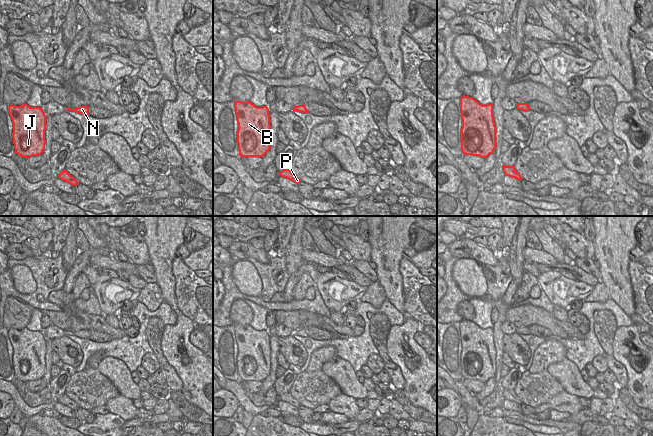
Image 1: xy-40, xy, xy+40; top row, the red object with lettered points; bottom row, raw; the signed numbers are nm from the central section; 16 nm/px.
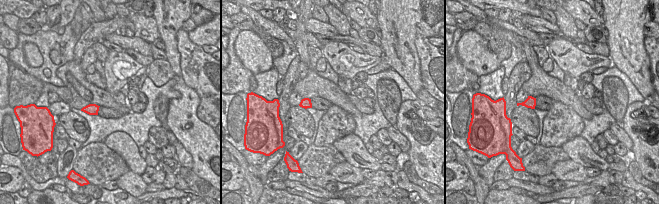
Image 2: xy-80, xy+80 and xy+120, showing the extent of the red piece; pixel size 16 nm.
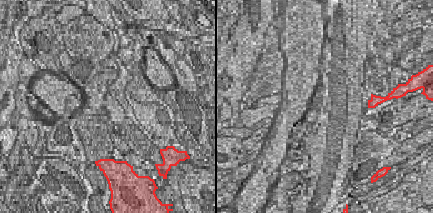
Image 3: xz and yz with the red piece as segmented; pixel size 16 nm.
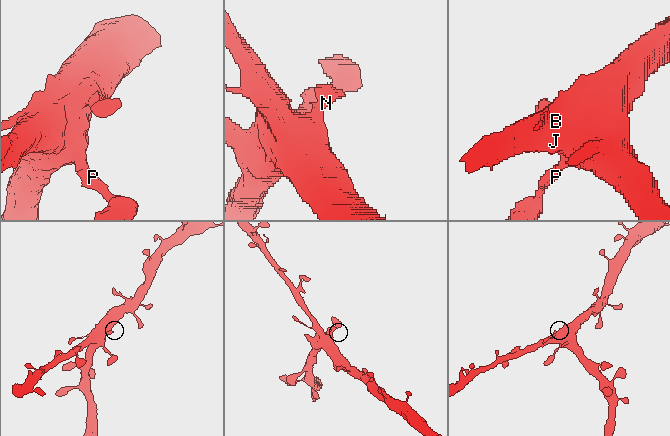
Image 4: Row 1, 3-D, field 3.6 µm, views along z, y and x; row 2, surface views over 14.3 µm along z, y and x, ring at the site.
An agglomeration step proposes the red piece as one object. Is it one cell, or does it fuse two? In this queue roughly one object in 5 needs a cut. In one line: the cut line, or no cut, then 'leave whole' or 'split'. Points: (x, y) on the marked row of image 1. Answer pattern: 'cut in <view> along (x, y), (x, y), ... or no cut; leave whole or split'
no cut; leave whole

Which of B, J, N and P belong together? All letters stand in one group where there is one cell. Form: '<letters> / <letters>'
B J N P

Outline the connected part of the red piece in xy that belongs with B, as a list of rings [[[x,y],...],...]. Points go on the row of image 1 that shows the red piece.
[[[235,101],[238,130],[237,144],[241,157],[263,157],[270,150],[270,115],[267,106],[257,107],[250,101]]]

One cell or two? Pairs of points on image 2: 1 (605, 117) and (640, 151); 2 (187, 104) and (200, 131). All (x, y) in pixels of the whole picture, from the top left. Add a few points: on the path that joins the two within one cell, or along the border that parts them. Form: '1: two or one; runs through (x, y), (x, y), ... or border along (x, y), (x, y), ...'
1: two; border along (621, 121), (622, 127)
2: one; runs through (190, 111), (194, 124)

